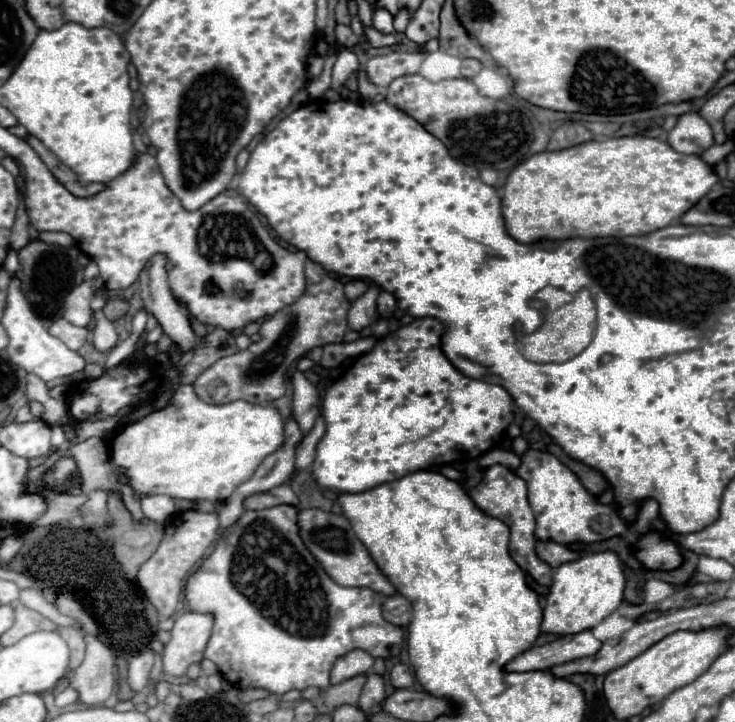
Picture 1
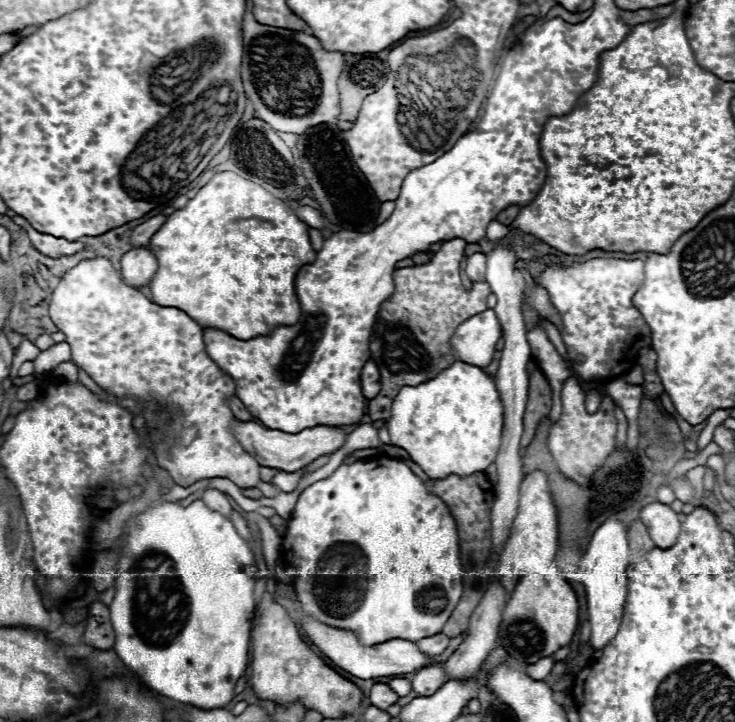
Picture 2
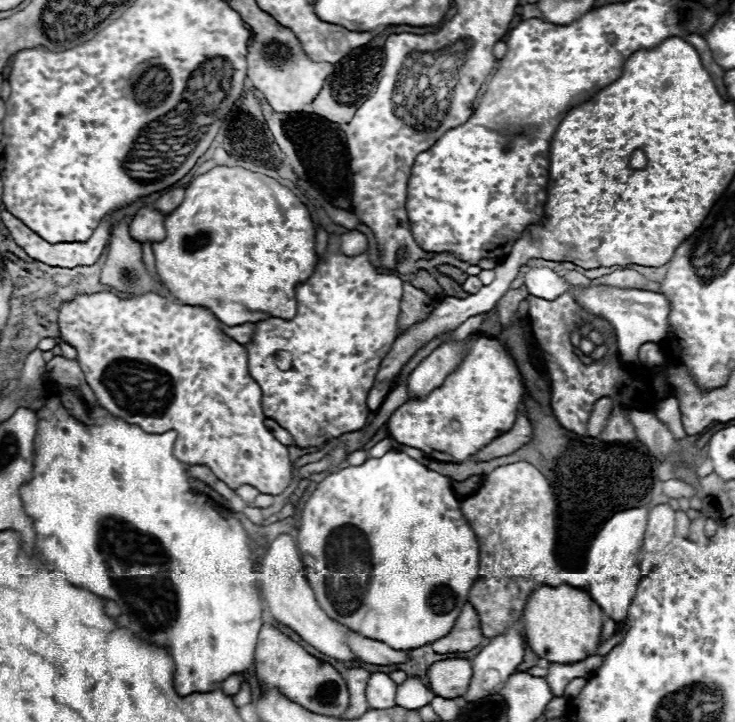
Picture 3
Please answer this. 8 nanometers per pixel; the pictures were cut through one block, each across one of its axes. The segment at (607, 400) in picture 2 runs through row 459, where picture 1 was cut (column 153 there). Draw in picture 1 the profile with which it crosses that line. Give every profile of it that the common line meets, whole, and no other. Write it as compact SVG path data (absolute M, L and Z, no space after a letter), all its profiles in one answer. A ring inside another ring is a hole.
M188 510L180 514L182 524L178 520L170 520L166 524L166 534L158 546L158 552L152 554L140 568L140 588L144 590L150 604L158 610L160 616L172 616L178 608L178 600L182 596L182 586L192 572L194 564L202 560L204 552L214 542L214 534L218 530L218 516L216 514L202 514L196 510ZM176 522L176 524L174 524ZM174 524L174 528L172 528Z

